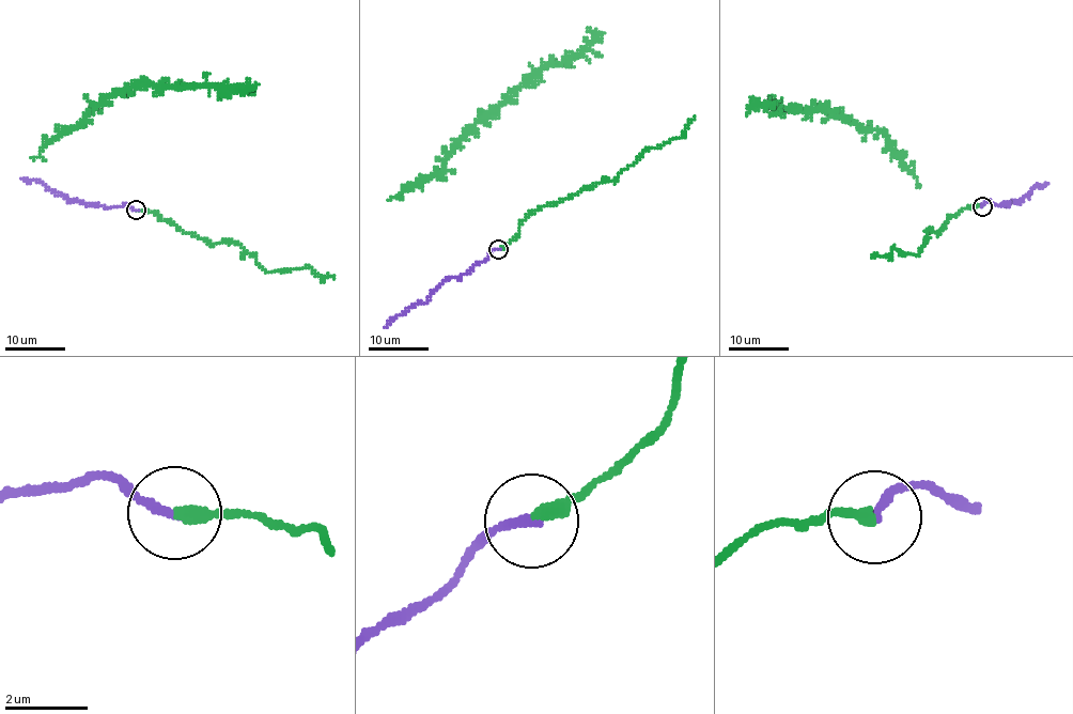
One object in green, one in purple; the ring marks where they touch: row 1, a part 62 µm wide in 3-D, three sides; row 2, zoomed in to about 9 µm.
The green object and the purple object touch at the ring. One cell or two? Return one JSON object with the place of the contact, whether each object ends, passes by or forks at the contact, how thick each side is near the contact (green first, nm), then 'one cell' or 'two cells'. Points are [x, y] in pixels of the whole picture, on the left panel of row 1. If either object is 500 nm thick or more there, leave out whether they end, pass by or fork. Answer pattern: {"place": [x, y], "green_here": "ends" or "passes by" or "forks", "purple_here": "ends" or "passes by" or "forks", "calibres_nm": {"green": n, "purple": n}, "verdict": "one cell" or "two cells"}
{"place": [136, 210], "green_here": "ends", "purple_here": "ends", "calibres_nm": {"green": 340, "purple": 220}, "verdict": "two cells"}

